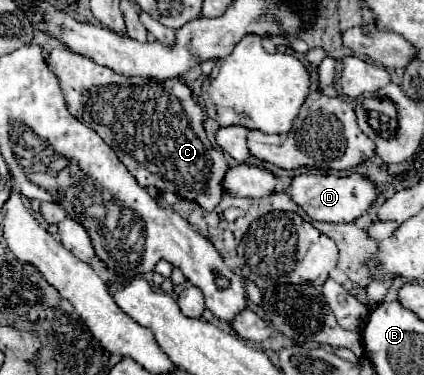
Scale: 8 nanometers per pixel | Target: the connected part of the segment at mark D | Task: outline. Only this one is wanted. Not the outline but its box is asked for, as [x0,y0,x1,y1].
[290,173,378,223]

